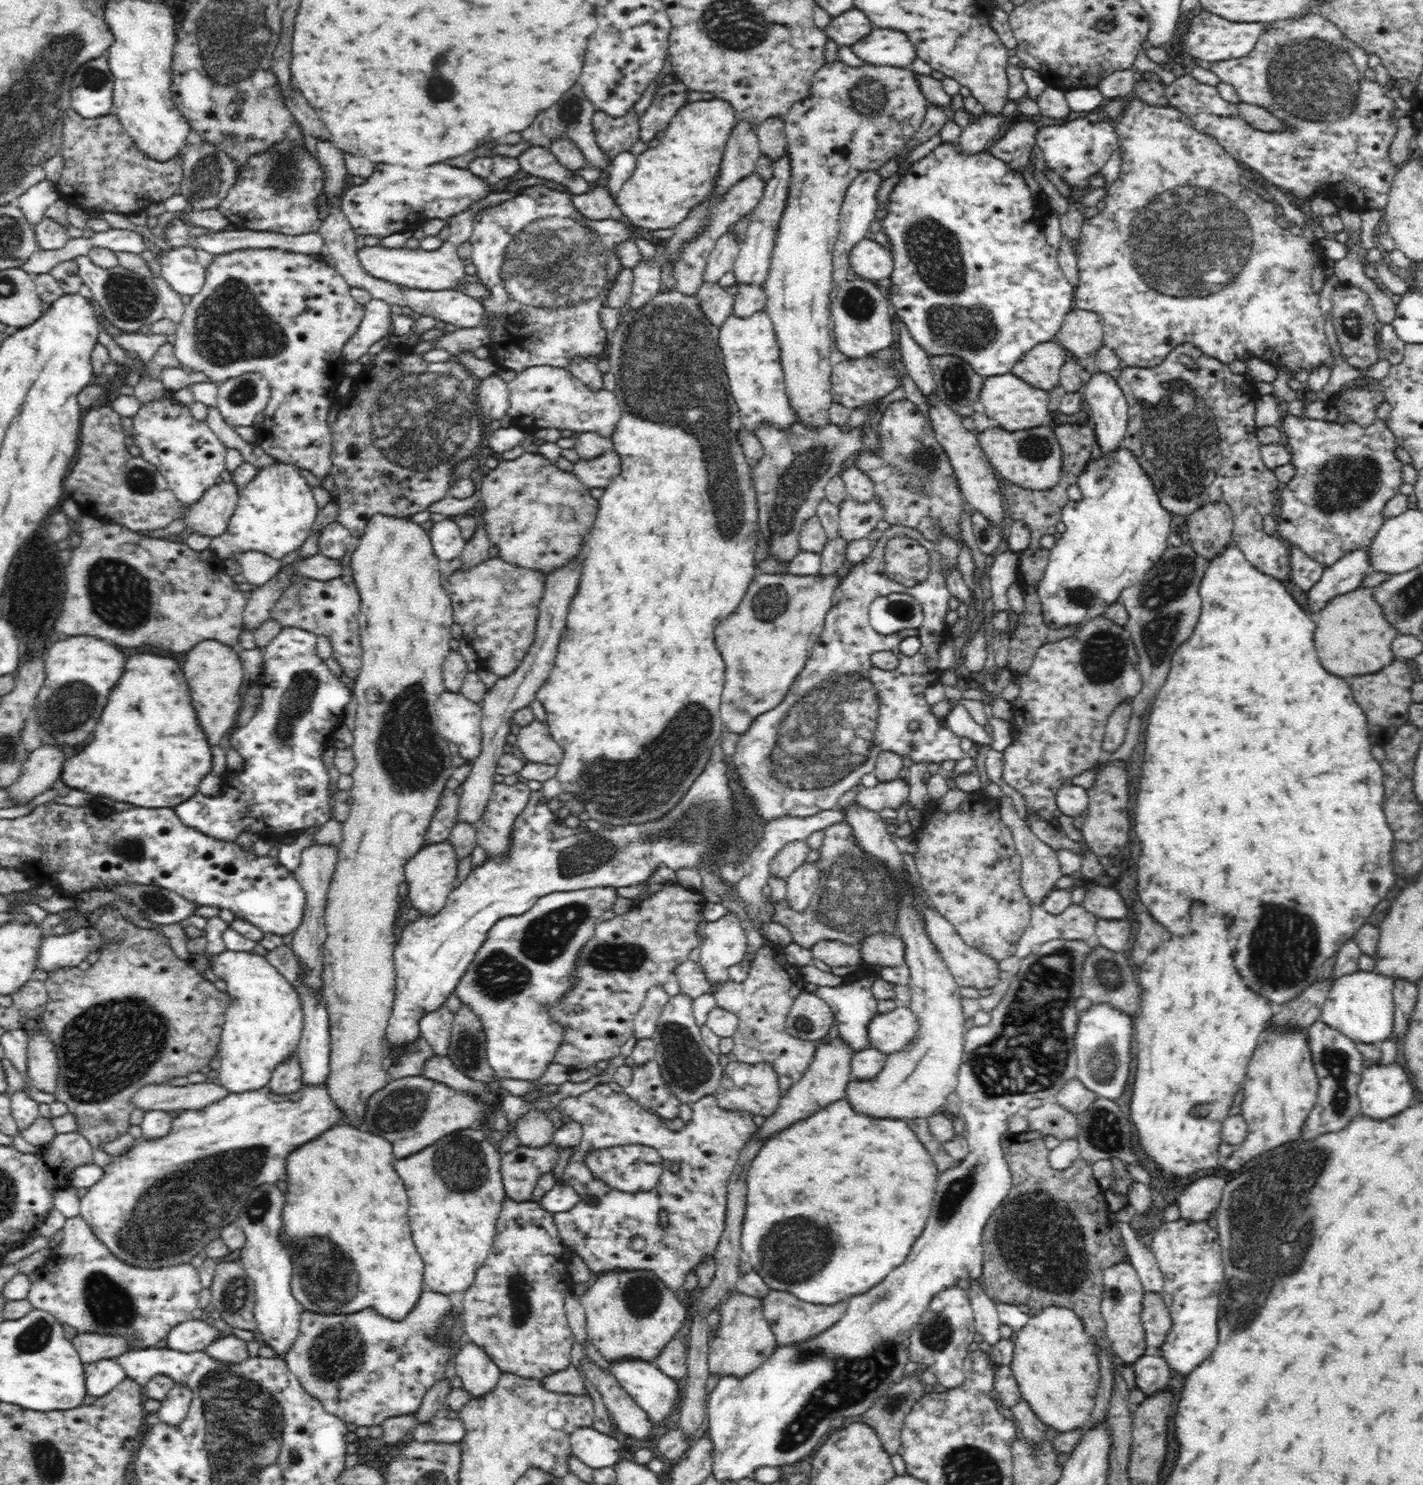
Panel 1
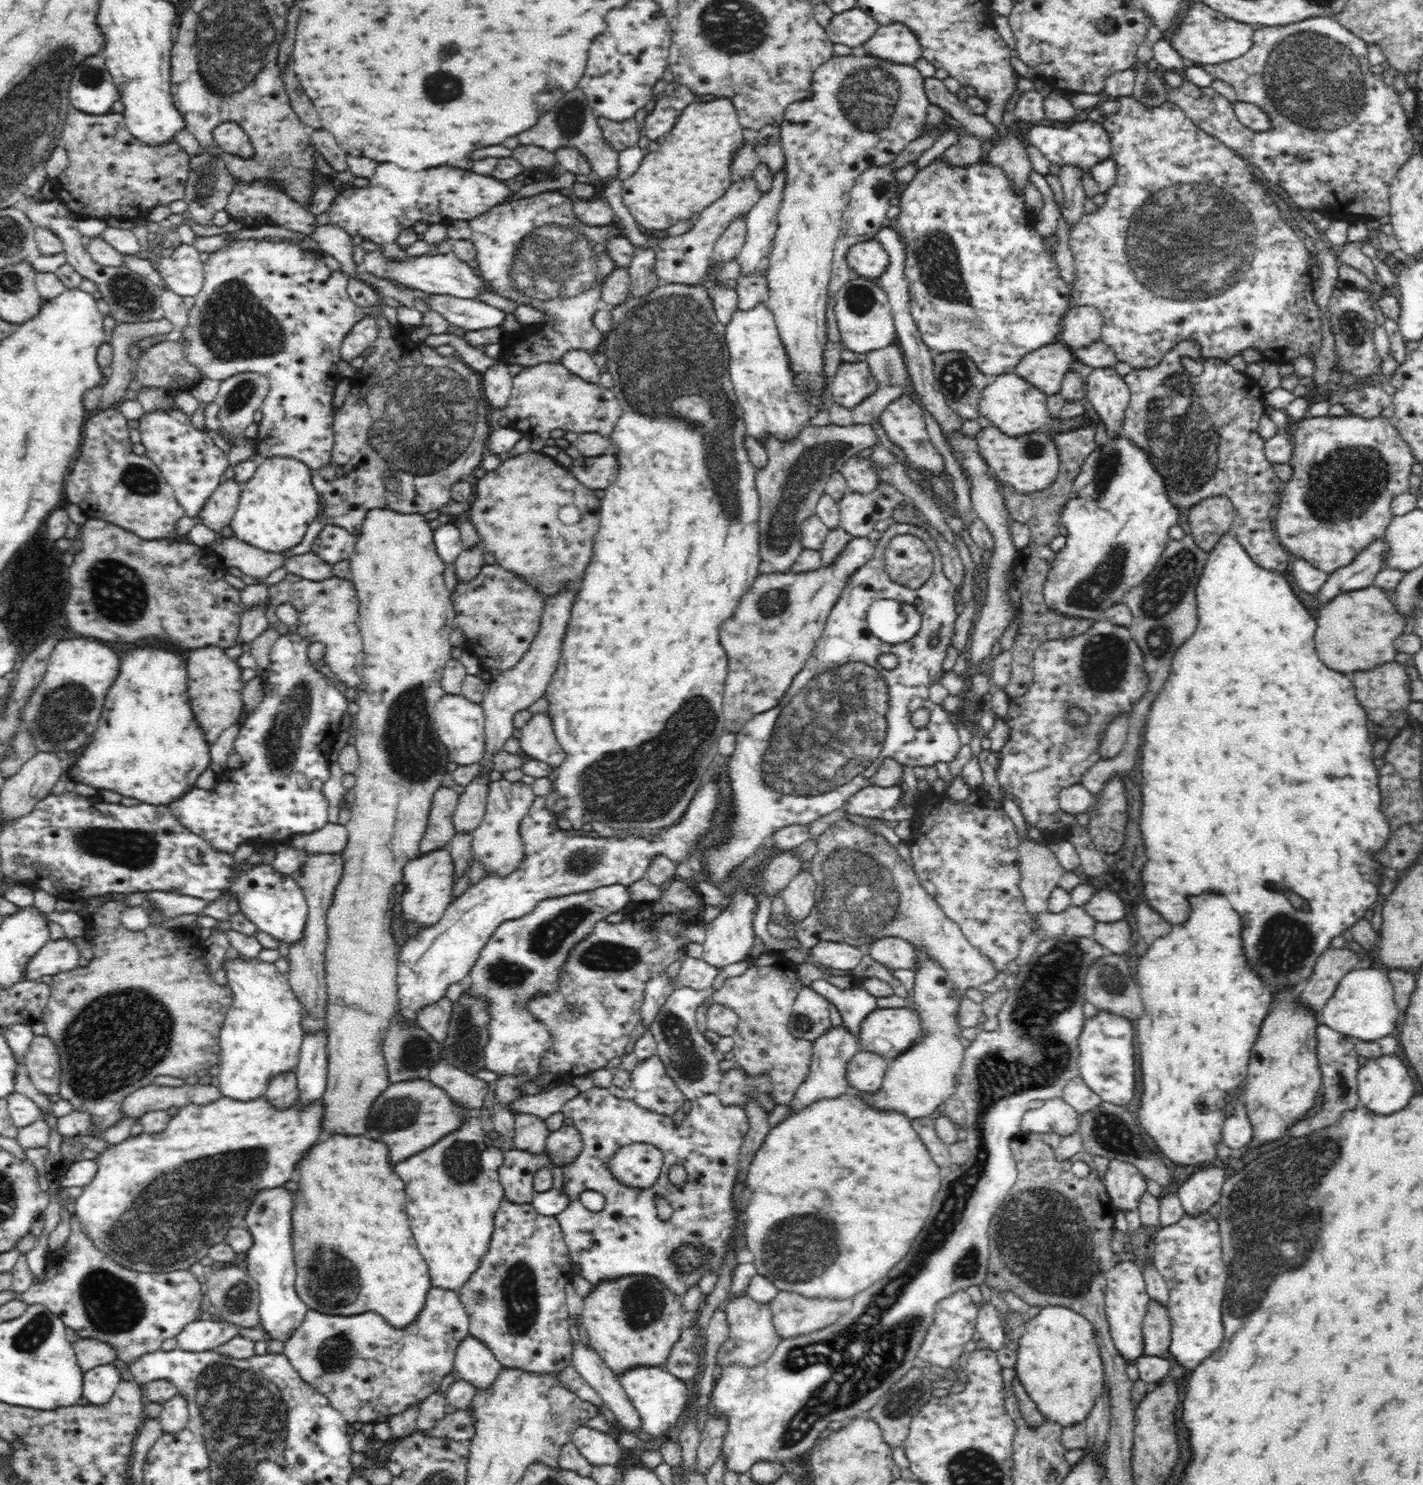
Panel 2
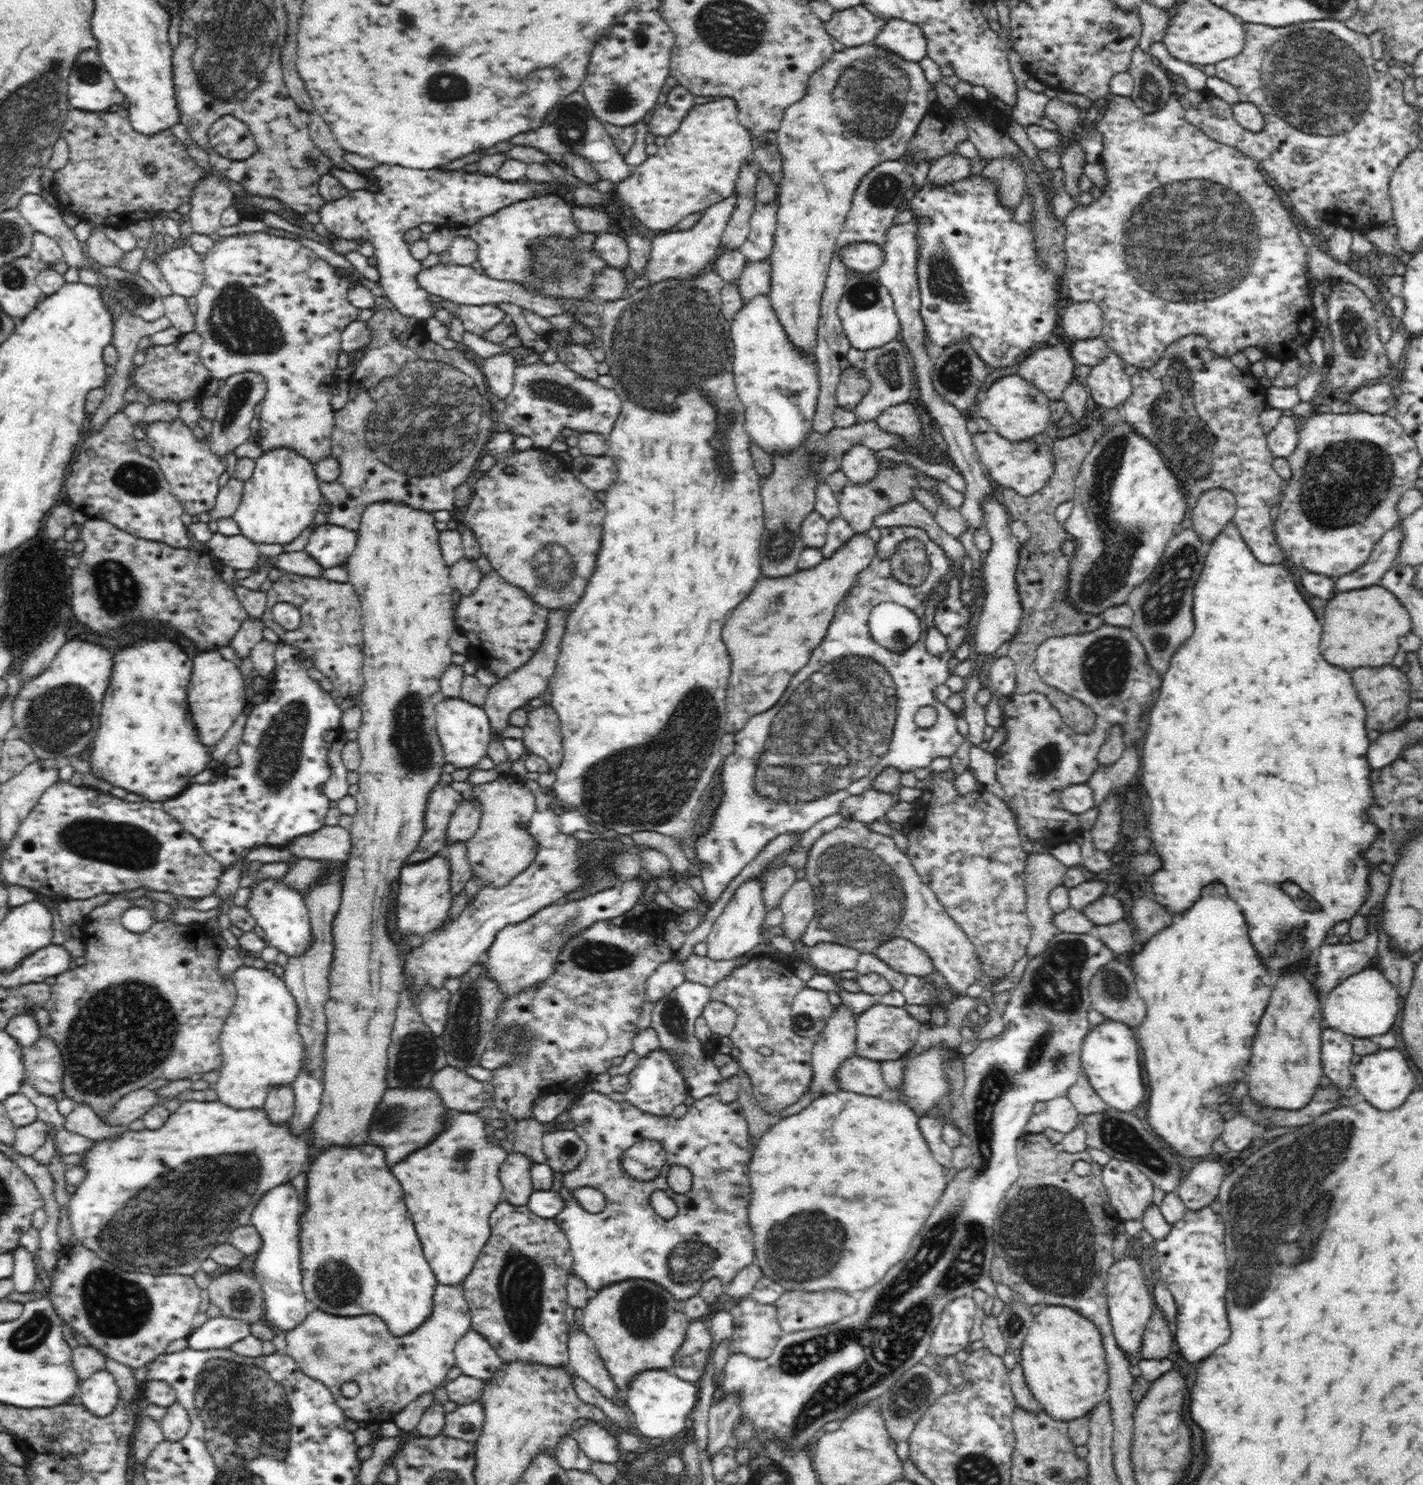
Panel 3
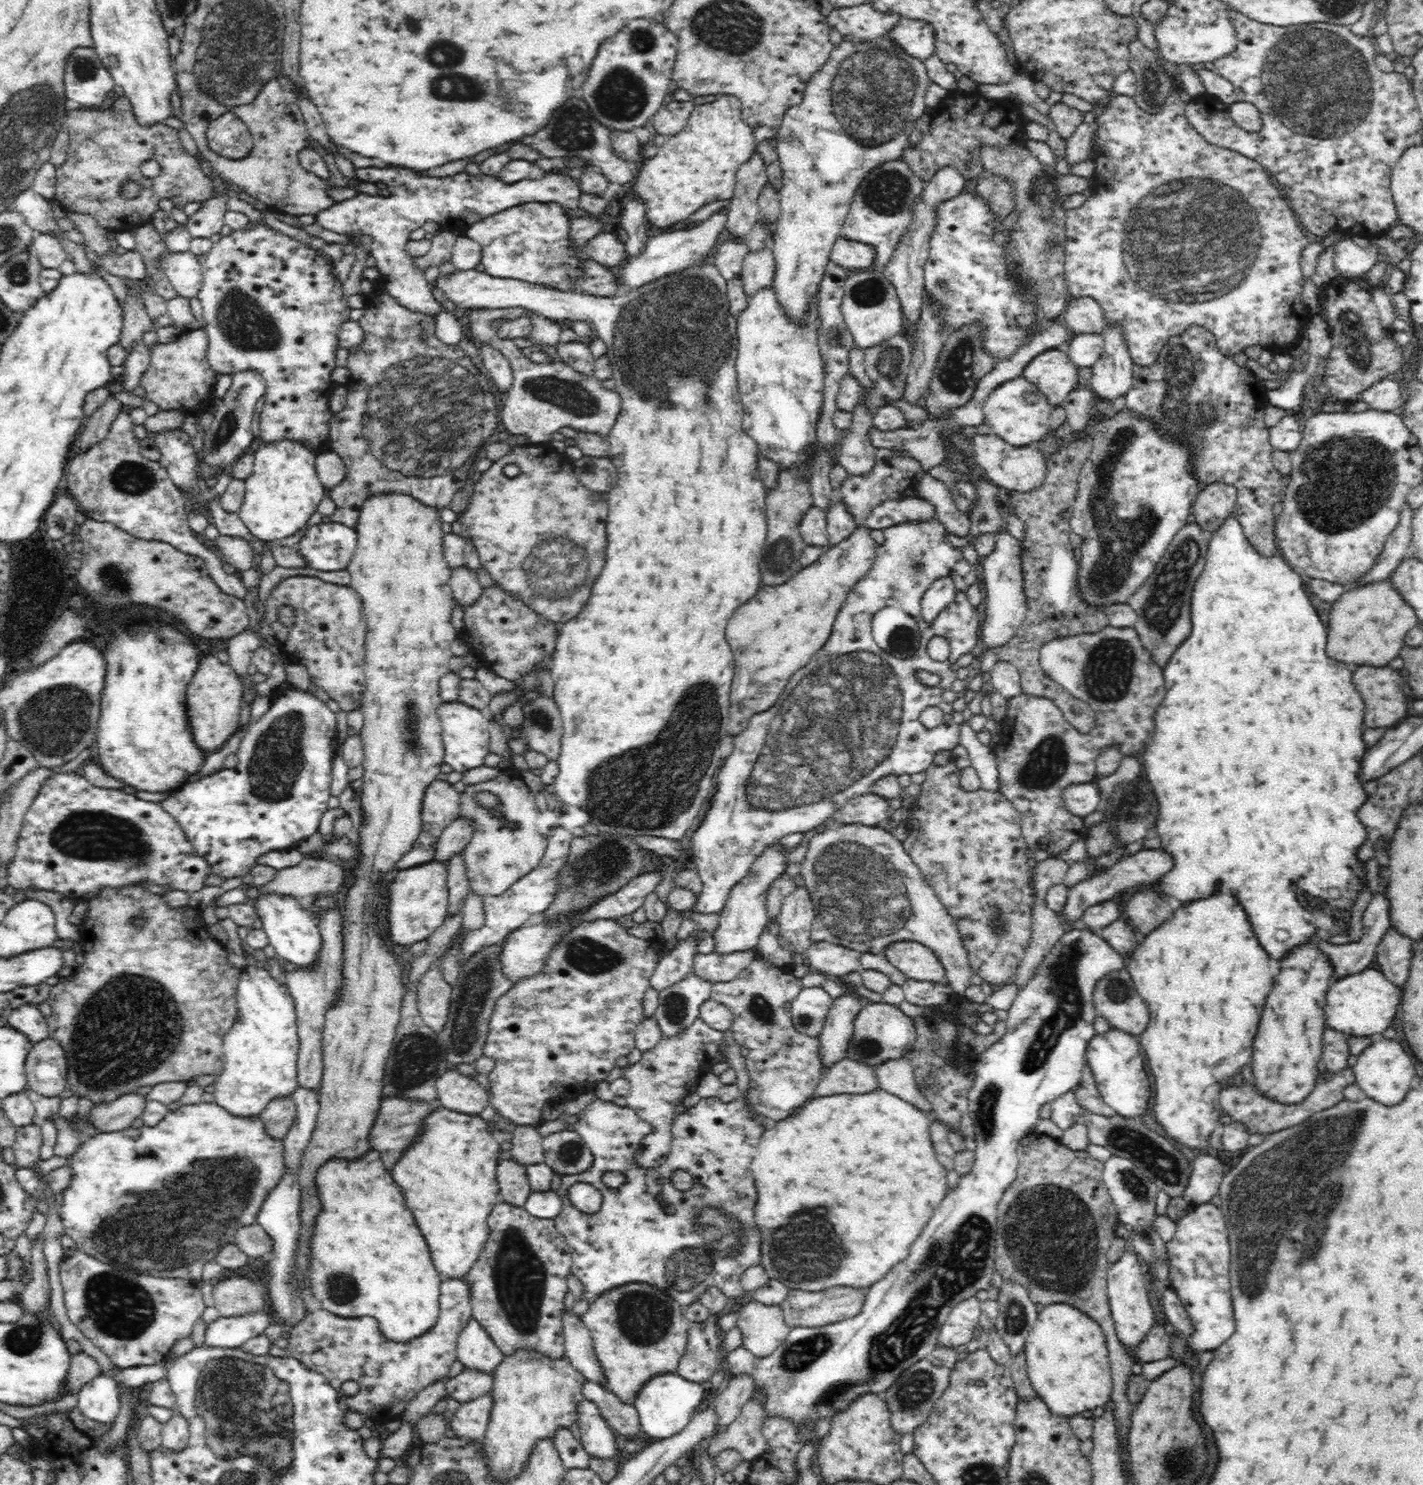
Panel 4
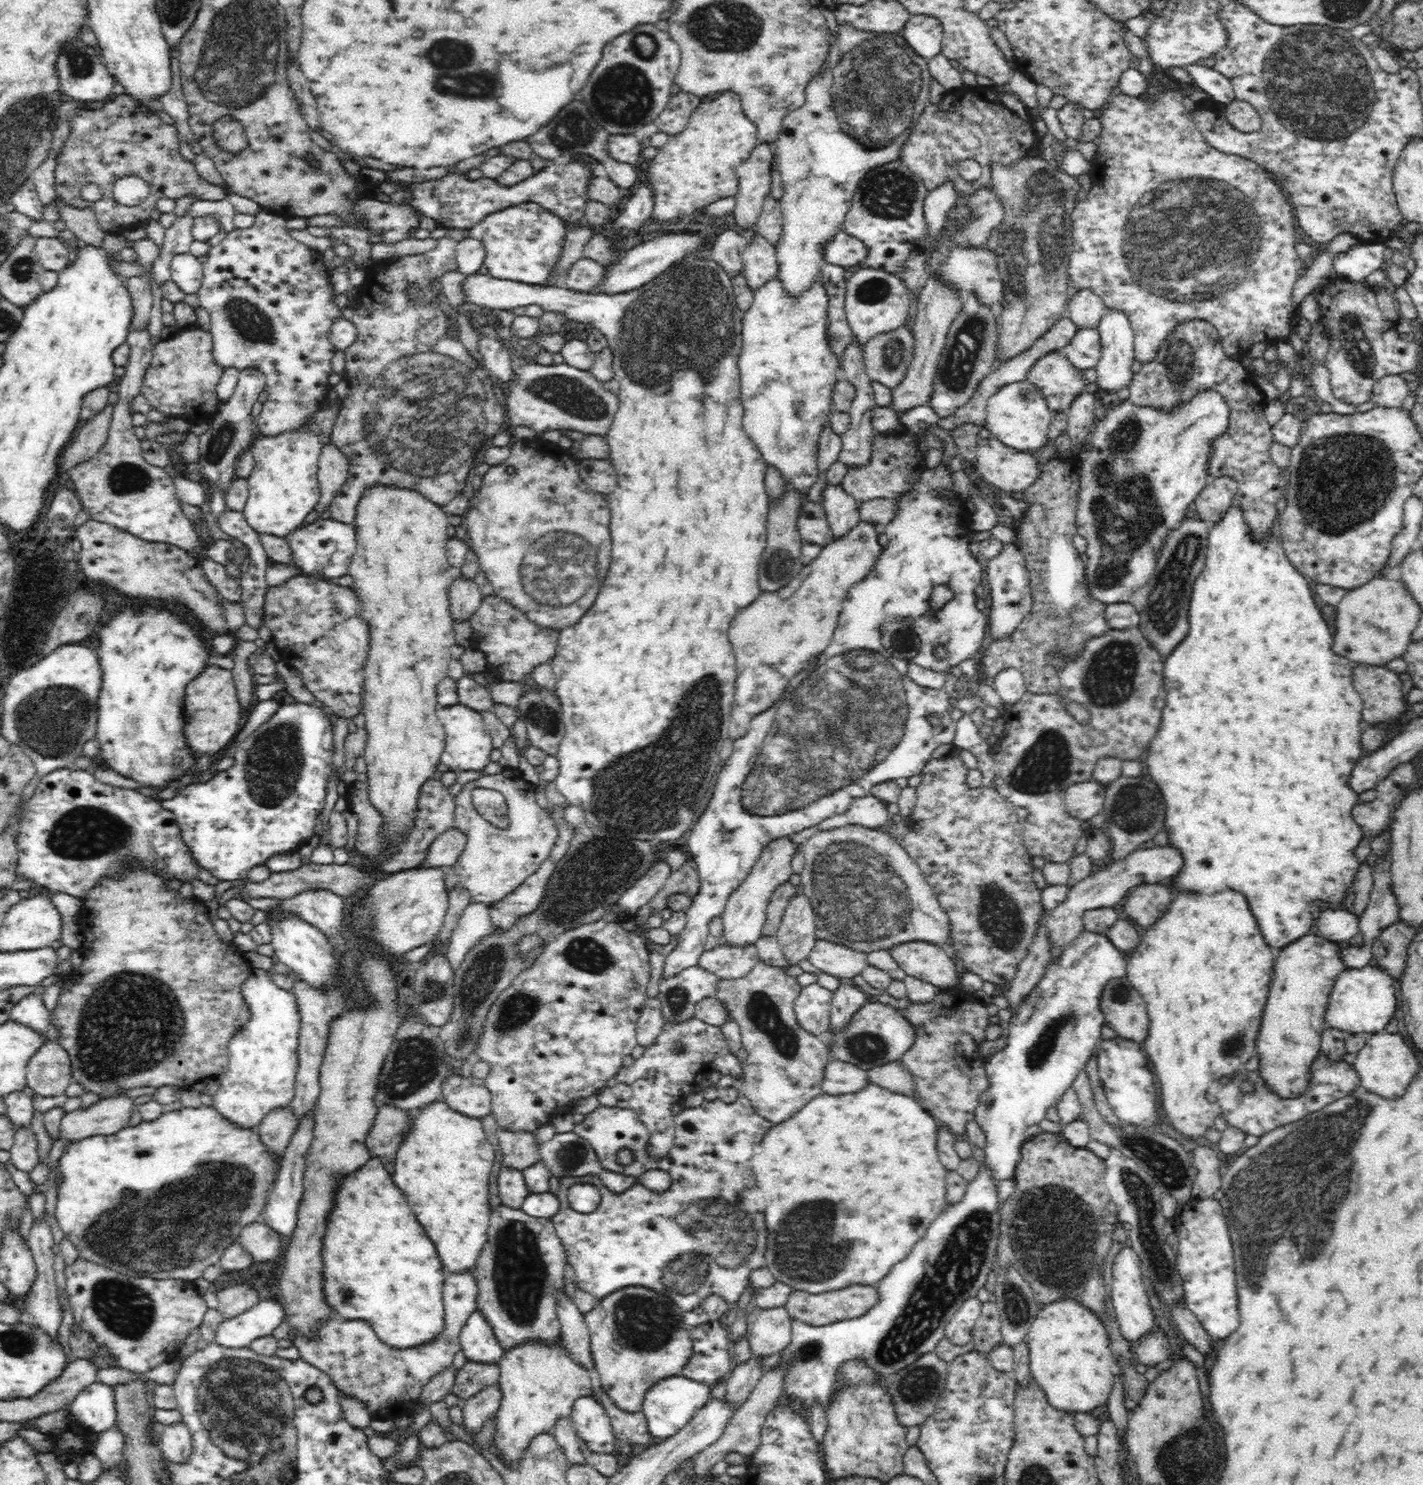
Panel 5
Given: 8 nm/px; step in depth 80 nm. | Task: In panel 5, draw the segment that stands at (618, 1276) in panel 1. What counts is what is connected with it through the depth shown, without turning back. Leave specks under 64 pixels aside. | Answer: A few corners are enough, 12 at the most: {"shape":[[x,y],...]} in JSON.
{"shape":[[648,1288],[585,1313],[612,1401],[680,1375],[692,1352],[683,1310]]}

